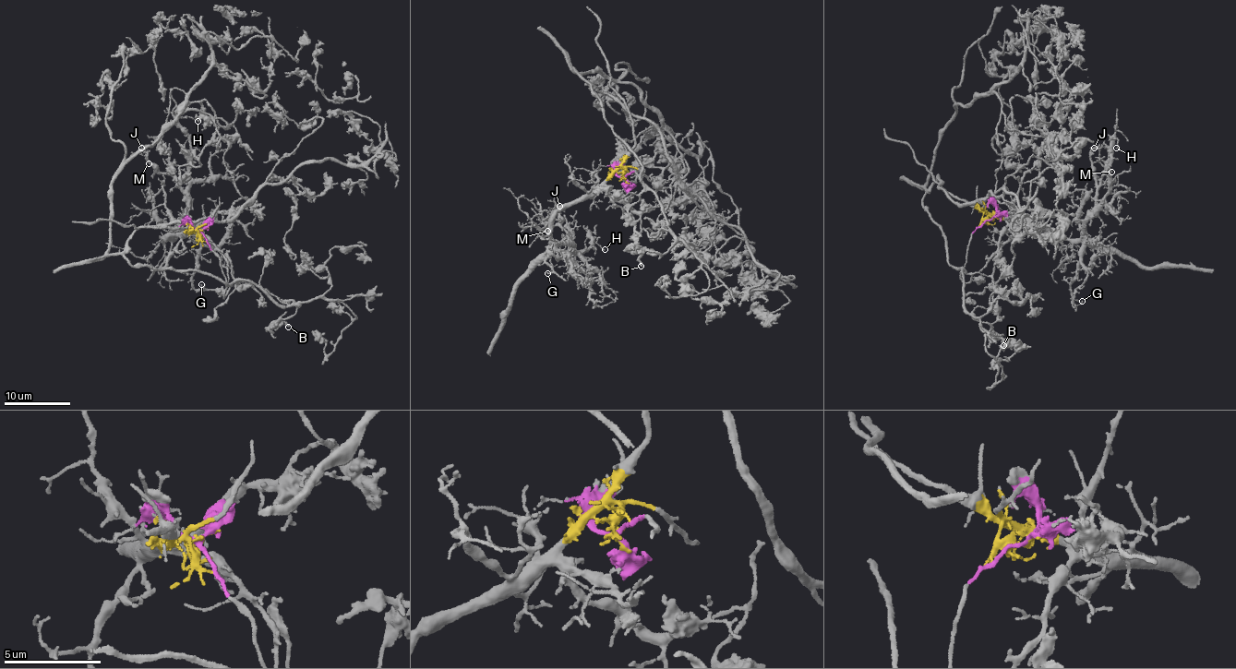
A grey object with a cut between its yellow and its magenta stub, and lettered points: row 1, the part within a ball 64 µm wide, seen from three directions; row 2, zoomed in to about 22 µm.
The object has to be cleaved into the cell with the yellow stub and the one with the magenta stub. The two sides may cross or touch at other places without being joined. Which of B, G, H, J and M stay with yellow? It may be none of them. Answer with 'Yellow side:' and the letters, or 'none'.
Yellow side: G, H, J, M

